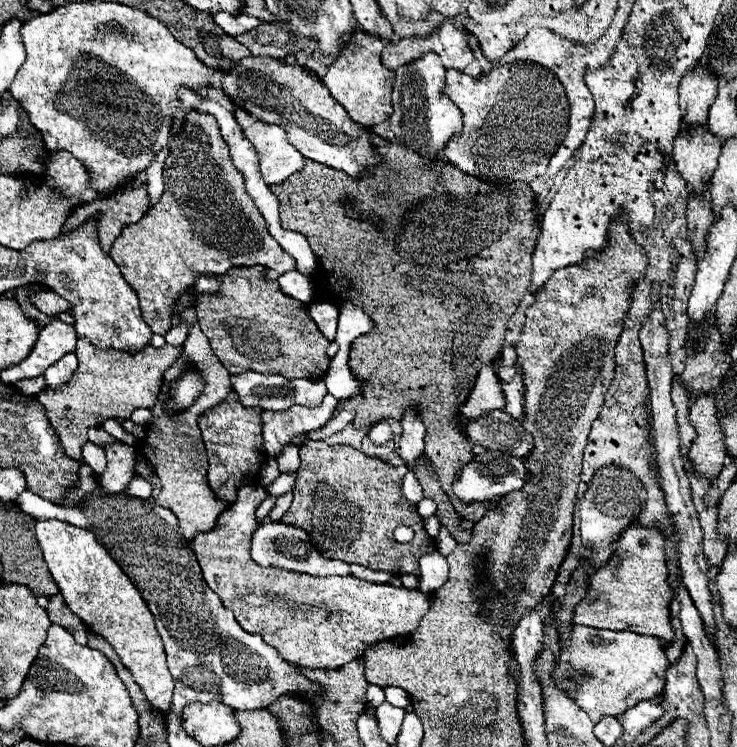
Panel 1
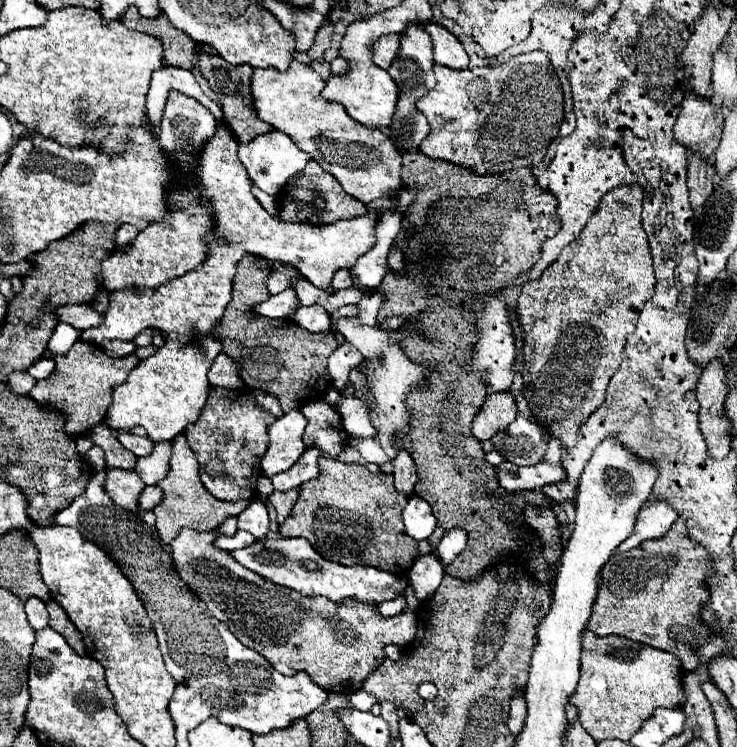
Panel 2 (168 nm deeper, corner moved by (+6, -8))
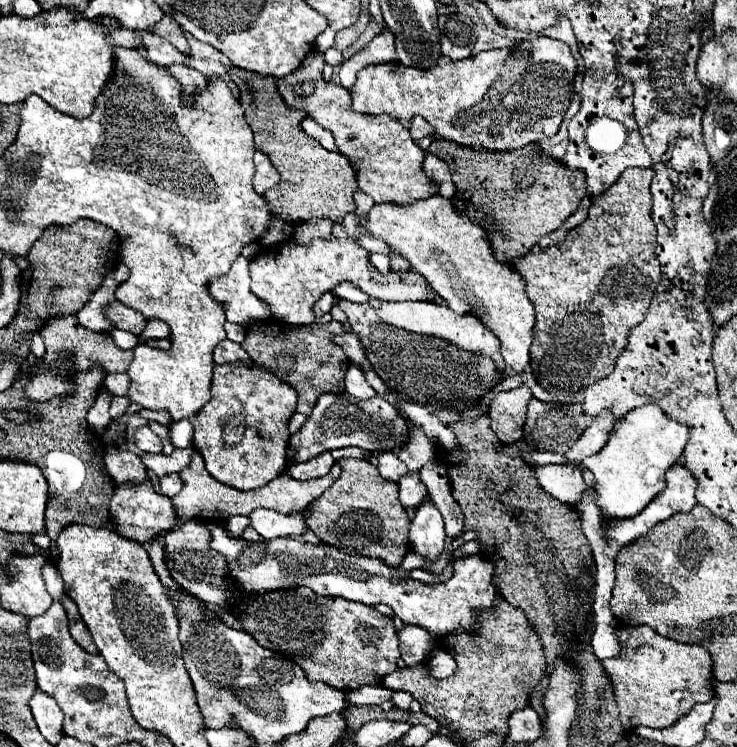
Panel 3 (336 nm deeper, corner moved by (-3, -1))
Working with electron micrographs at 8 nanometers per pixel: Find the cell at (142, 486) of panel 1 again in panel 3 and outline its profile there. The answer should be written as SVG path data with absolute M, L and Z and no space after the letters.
M172 473L172 475L162 477L158 487L160 487L160 493L162 493L162 495L166 495L166 497L174 497L174 495L180 493L180 489L182 489L182 481L180 481L180 477L178 477L176 473Z

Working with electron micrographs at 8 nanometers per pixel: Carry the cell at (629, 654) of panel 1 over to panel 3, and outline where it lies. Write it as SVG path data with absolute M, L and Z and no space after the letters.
M618 627L620 633L620 655L602 659L602 667L606 675L612 681L614 687L614 699L620 711L620 723L626 731L636 729L640 725L646 727L668 727L672 725L678 717L688 713L696 703L706 703L714 697L712 693L712 669L710 669L710 655L704 647L700 645L686 645L678 643L672 639L664 639L656 635L656 631L648 627Z

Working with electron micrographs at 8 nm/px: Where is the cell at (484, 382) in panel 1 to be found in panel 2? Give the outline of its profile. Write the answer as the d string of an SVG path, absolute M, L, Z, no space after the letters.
M509 390L489 394L477 418L473 420L473 434L479 440L491 440L495 432L501 432L503 428L507 428L517 418L517 414L519 410Z

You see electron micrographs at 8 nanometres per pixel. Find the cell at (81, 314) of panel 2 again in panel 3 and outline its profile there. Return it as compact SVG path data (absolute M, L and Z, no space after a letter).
M112 301L112 303L104 309L104 315L106 315L106 319L108 319L114 327L124 329L124 331L130 331L130 333L134 333L134 335L140 335L140 331L142 331L144 325L146 325L146 319L144 319L140 313L136 313L134 309L130 309L130 307L126 307L126 305L120 305L118 301Z

